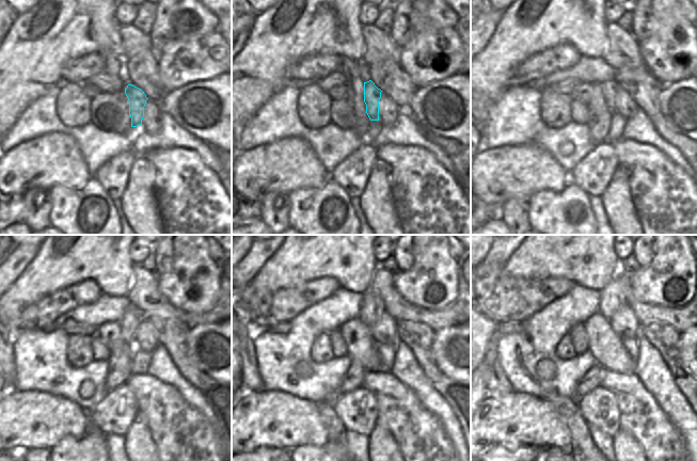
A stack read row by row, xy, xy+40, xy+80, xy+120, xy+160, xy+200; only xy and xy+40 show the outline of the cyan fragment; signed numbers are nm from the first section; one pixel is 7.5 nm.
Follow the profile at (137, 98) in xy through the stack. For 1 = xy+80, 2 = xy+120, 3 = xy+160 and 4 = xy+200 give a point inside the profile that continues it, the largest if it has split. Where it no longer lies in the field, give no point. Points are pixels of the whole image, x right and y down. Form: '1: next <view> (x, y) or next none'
1: next xy+80 (610, 88)
2: next xy+120 (132, 316)
3: next xy+160 (373, 306)
4: next xy+200 (613, 296)

